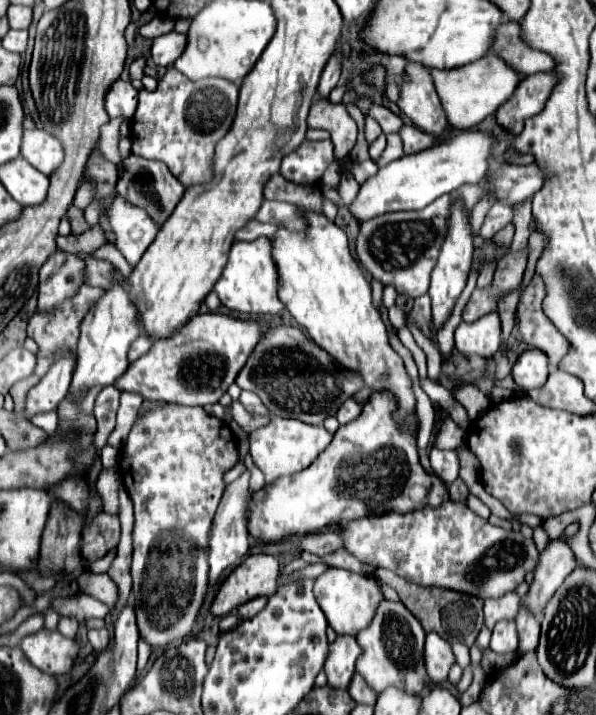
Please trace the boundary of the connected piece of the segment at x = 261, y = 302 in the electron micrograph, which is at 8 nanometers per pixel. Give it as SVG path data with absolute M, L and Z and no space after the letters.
M258 238L252 242L234 242L230 248L228 264L214 284L214 292L218 294L220 302L236 312L246 314L276 314L284 310L278 294L278 274L274 270L274 260L270 258L270 240Z

